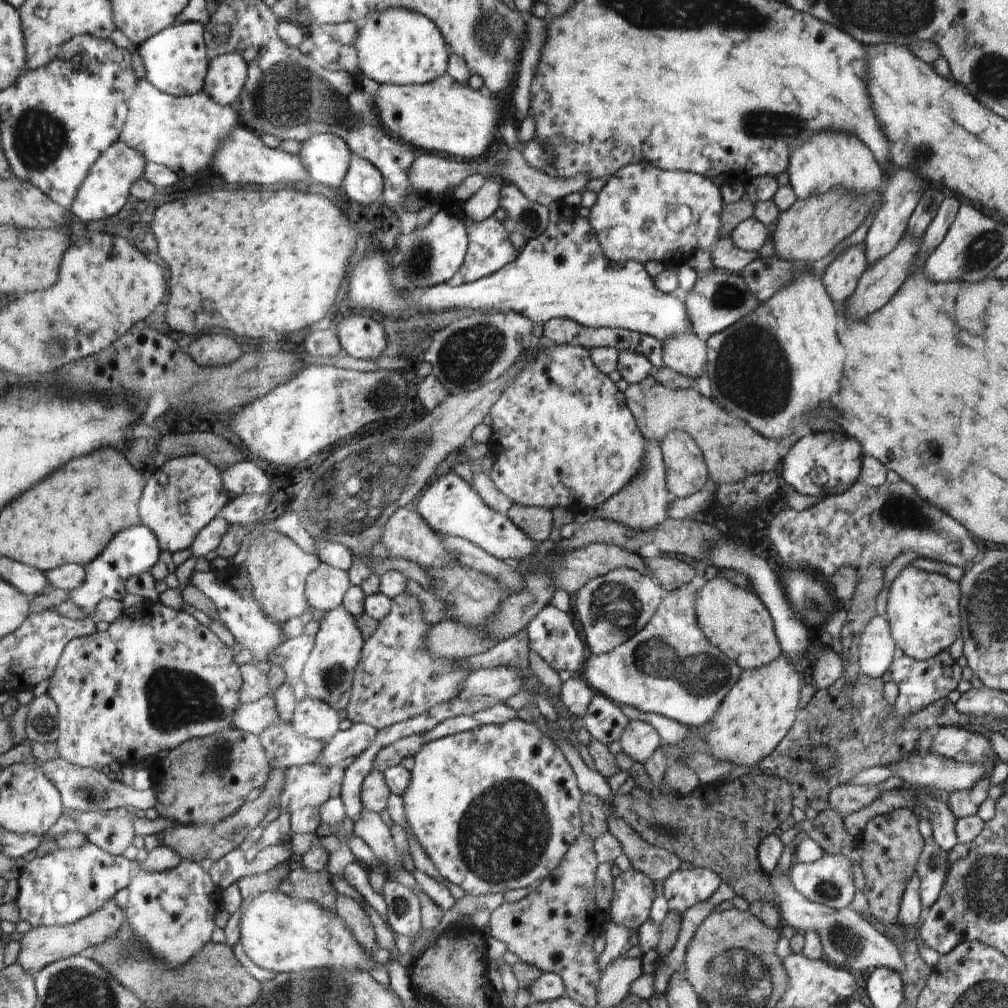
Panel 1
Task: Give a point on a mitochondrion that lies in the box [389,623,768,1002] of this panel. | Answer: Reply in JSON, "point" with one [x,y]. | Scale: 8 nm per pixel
{"point":[504,833]}

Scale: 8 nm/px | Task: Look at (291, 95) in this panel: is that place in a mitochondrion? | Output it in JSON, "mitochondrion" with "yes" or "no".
{"mitochondrion":"yes"}

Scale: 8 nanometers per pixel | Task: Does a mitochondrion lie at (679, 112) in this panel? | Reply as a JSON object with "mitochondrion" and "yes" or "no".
{"mitochondrion":"no"}

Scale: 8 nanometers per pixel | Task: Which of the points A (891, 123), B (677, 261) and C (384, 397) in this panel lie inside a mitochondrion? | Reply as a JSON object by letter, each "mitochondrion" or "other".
{"A":"other","B":"other","C":"mitochondrion"}

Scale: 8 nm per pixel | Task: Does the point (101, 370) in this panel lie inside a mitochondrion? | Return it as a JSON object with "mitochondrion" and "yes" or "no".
{"mitochondrion":"no"}

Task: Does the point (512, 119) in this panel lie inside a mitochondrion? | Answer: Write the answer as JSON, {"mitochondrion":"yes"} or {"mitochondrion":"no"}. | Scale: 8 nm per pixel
{"mitochondrion":"no"}

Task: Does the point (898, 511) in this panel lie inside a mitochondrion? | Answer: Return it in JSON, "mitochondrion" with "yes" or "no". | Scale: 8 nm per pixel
{"mitochondrion":"yes"}

